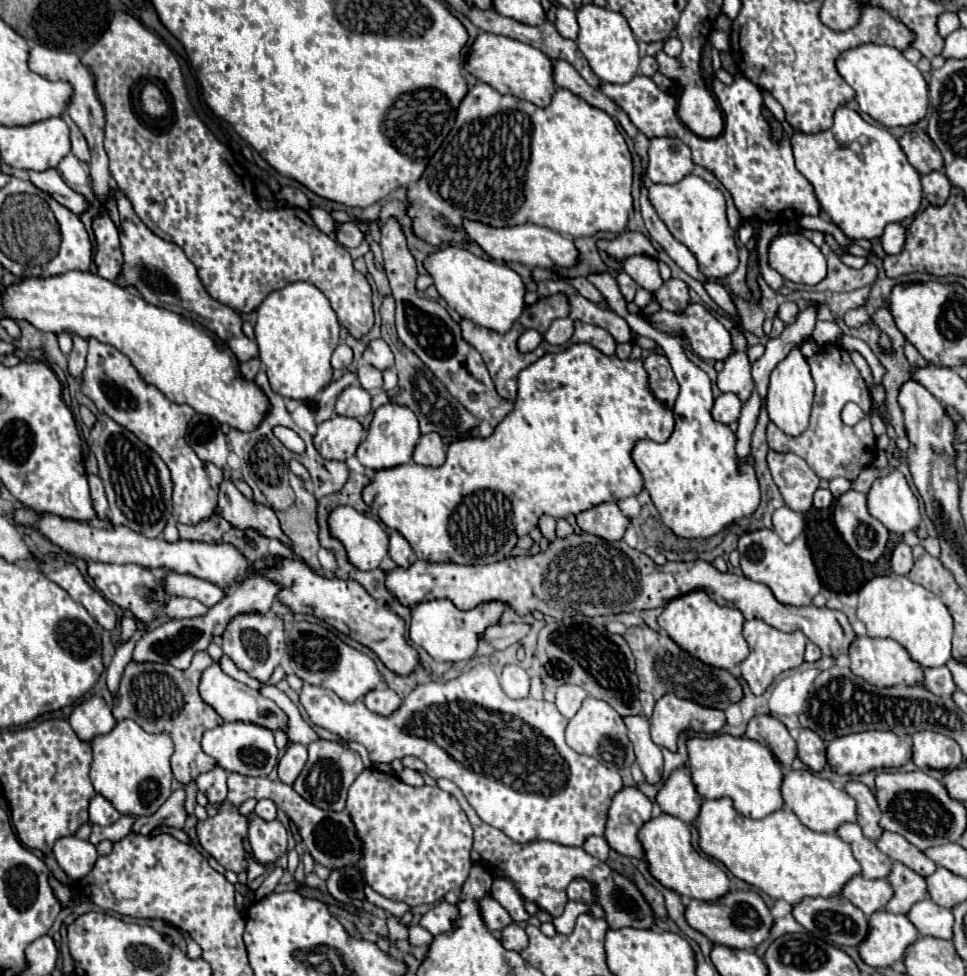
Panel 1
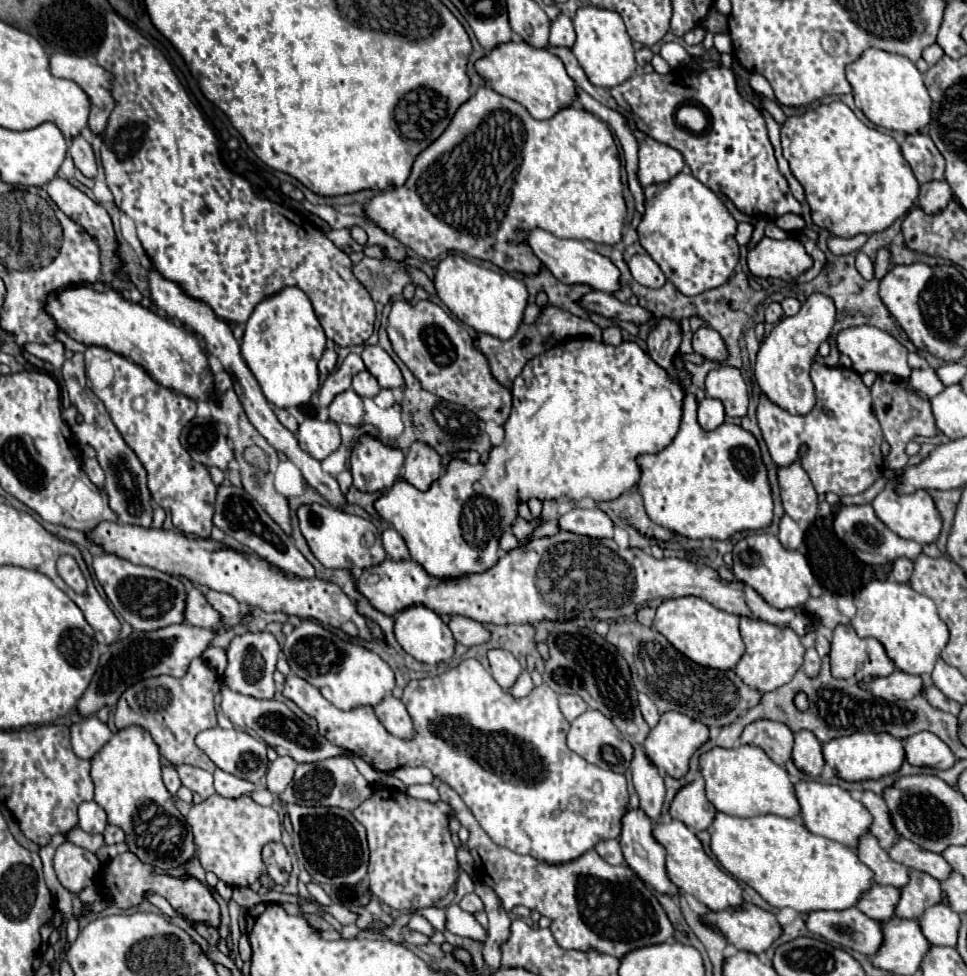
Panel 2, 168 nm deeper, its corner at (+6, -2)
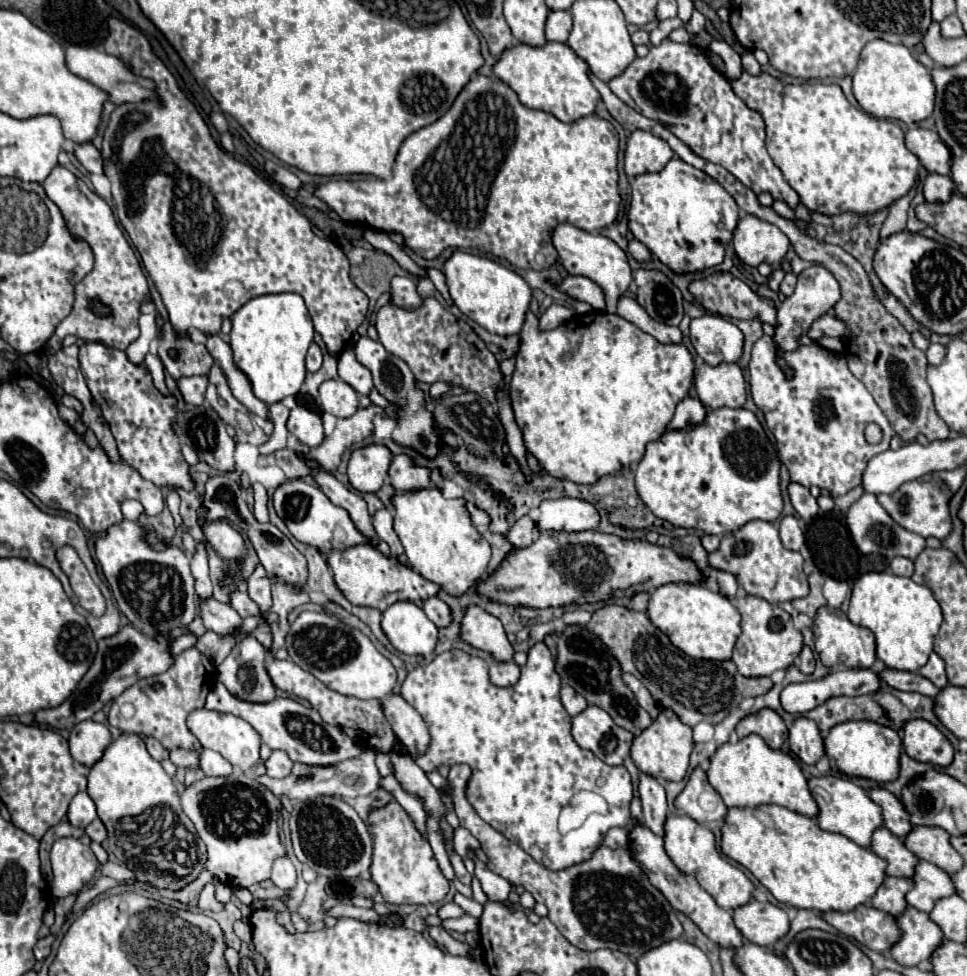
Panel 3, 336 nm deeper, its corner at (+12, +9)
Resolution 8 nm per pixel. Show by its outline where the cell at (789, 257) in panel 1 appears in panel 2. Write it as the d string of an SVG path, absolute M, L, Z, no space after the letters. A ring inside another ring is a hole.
M764 237L752 251L748 251L748 267L756 277L794 281L812 267L812 257L798 239L788 237L784 241L776 241Z

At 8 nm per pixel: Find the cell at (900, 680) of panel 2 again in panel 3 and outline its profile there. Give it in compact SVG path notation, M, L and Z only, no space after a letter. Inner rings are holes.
M864 668L836 670L824 676L822 680L788 684L780 694L780 702L782 702L782 708L790 714L804 714L834 696L874 694L878 688L880 688L880 678L870 668L868 670Z

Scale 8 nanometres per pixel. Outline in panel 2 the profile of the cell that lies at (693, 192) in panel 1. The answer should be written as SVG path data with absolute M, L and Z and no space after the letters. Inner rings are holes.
M678 173L674 179L644 189L646 213L638 225L642 247L658 263L668 281L684 295L698 295L724 285L738 263L740 251L734 241L736 221L720 197L694 175Z

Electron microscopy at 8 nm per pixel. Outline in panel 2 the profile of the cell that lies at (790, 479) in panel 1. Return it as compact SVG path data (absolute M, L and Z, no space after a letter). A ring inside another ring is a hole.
M798 461L790 463L788 467L778 467L778 485L780 485L780 497L786 515L790 515L798 523L811 525L818 513L818 495L808 479L808 473L800 467Z

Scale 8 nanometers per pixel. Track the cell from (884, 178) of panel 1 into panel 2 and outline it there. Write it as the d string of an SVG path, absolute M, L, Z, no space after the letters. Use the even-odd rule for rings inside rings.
M840 101L816 105L802 115L788 117L782 125L782 151L790 163L792 175L802 183L806 201L812 211L812 221L828 229L832 235L848 239L858 233L878 233L888 229L898 217L904 217L918 197L918 181L910 165L900 153L900 145L886 133L866 127L854 113Z

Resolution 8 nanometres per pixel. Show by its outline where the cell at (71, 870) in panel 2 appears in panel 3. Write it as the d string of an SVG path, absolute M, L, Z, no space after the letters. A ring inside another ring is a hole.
M60 838L52 846L52 892L58 898L78 894L86 884L92 882L98 860L90 846L76 838Z

